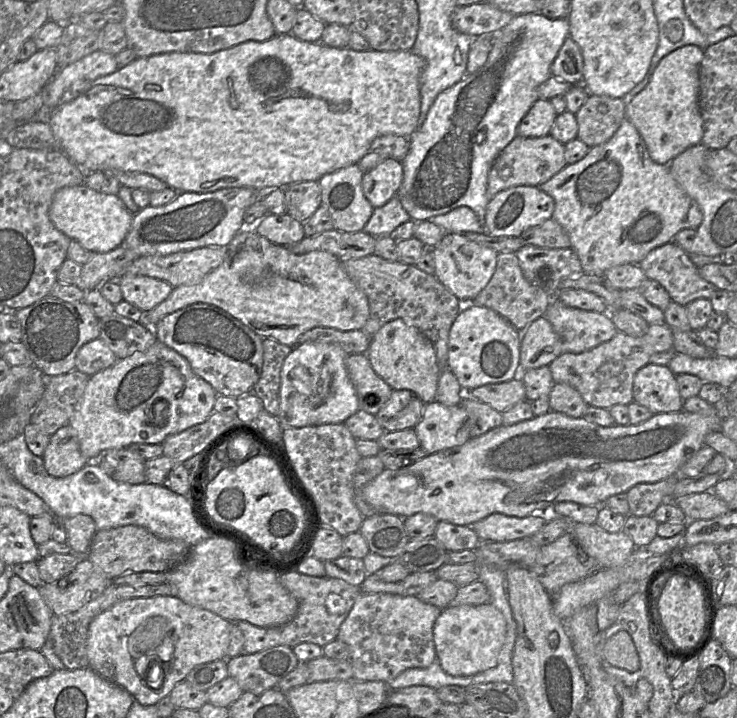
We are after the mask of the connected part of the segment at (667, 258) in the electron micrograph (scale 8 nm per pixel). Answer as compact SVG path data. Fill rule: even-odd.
M673 241L652 249L638 265L647 279L659 282L667 290L671 299L682 306L698 298L710 299L718 289L701 277L698 267L689 258L689 254Z

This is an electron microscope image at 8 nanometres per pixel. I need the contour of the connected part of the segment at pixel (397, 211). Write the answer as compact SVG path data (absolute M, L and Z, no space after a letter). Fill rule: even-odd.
M394 196L384 206L374 208L371 218L363 228L363 232L376 238L393 235L399 225L409 220L411 220L411 217L402 207L399 198Z

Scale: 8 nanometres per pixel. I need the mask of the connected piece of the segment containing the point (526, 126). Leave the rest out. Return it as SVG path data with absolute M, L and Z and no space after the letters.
M538 99L521 119L517 133L522 137L547 136L557 115L548 99Z

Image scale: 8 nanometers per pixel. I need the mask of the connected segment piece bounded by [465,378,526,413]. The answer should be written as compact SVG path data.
M521 378L480 386L470 391L465 391L466 395L488 404L500 413L526 400L525 386Z

